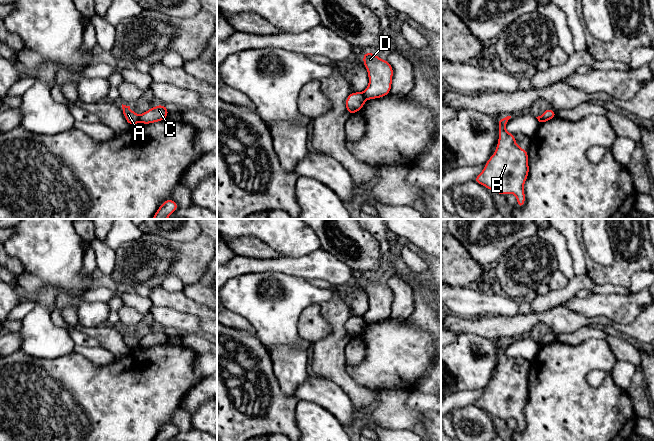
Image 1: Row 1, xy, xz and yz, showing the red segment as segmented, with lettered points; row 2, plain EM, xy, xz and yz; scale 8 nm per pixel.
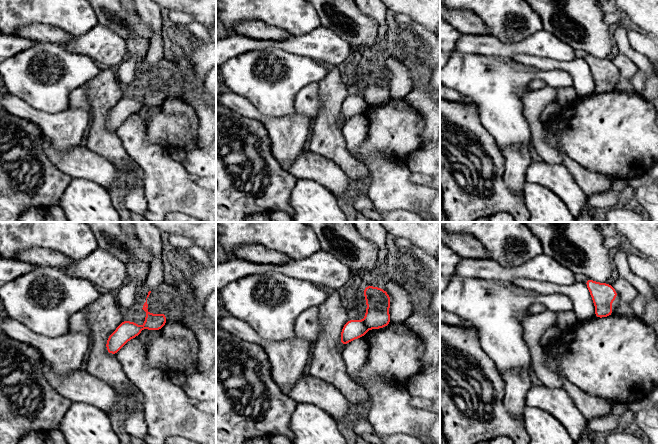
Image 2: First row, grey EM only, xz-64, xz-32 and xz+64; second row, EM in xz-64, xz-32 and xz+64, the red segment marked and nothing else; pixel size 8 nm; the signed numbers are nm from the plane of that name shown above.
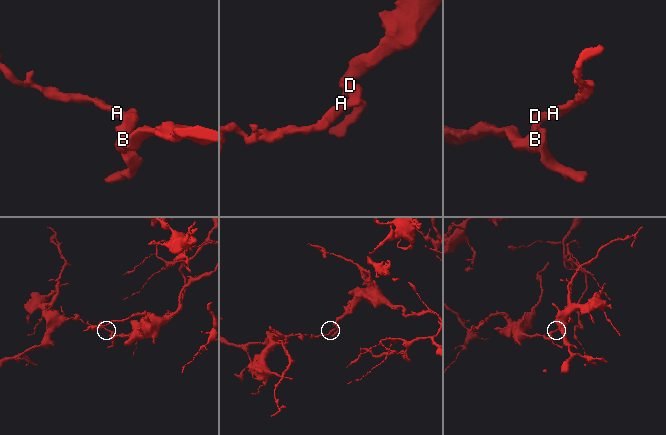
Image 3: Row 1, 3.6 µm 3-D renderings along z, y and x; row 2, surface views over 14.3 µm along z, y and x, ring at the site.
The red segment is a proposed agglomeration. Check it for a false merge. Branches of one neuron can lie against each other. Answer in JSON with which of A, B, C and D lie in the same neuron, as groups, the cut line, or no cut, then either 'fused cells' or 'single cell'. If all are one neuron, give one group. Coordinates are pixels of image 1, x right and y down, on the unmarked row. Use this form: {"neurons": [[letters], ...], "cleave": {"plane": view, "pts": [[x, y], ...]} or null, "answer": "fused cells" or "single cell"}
{"neurons": [["A"], ["B", "C", "D"]], "cleave": {"plane": "xz", "pts": [[362, 317], [366, 323]]}, "answer": "fused cells"}

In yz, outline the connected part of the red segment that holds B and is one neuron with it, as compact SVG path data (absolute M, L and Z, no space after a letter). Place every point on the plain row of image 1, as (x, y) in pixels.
M507 340L499 345L497 372L485 387L483 395L473 405L500 419L515 418L516 430L522 432L525 430L524 407L529 399L528 375L515 367L516 359L506 355L505 350L510 342L511 340Z

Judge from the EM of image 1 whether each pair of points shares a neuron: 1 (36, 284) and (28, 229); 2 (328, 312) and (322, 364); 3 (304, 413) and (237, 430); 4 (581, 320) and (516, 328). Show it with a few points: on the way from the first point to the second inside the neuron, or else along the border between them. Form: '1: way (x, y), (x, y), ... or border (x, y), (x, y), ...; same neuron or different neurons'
1: border (24, 270), (39, 278), (44, 285); different neurons
2: way (335, 325), (335, 342), (329, 351); same neuron
3: border (297, 400), (295, 422), (300, 430); different neurons
4: way (565, 320), (557, 318), (532, 318); same neuron

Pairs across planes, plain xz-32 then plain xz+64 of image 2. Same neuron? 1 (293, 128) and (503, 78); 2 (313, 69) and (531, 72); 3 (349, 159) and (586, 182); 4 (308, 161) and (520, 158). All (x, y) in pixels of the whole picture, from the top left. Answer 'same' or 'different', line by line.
1: different
2: same
3: same
4: different

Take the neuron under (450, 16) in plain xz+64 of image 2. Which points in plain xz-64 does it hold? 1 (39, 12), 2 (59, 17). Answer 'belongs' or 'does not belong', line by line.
1: does not belong
2: does not belong

